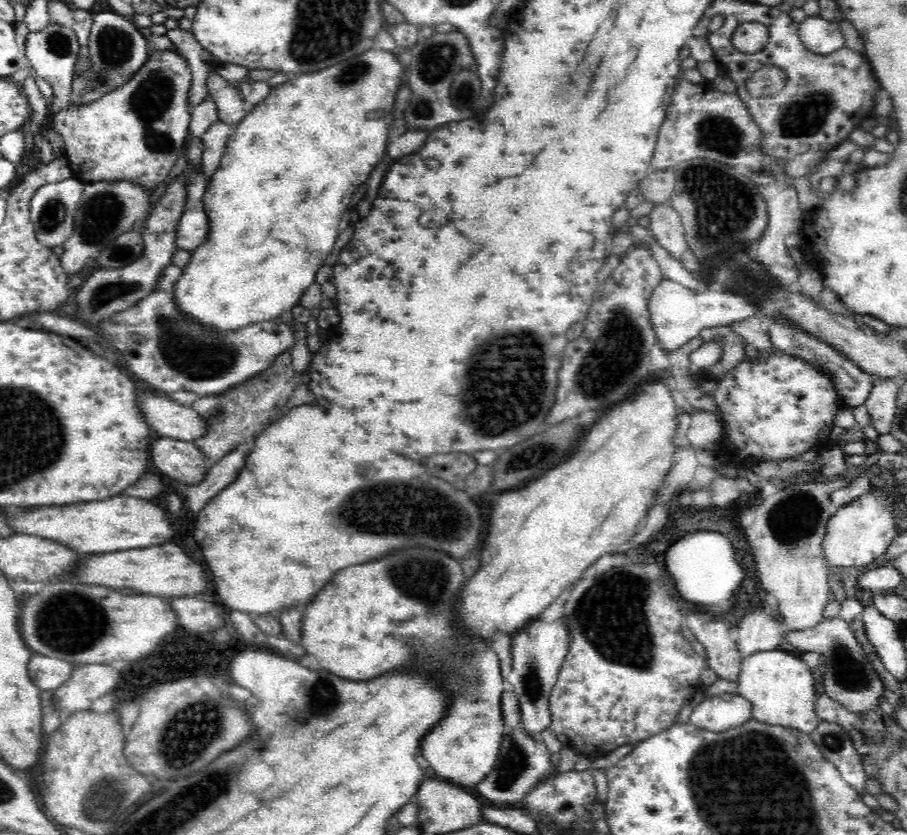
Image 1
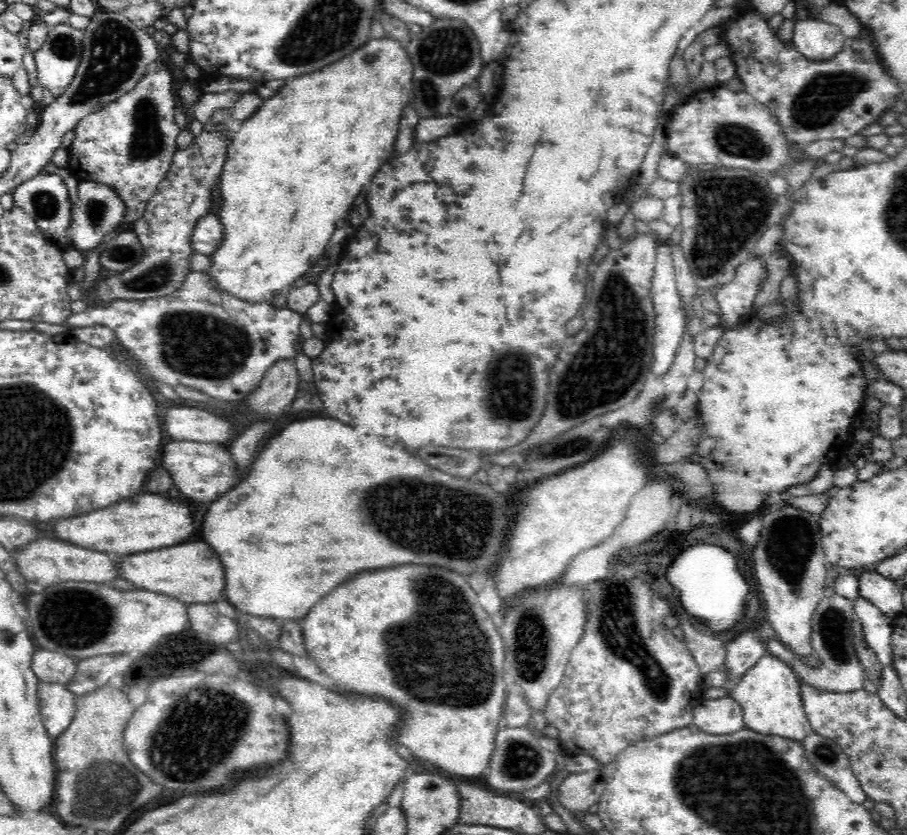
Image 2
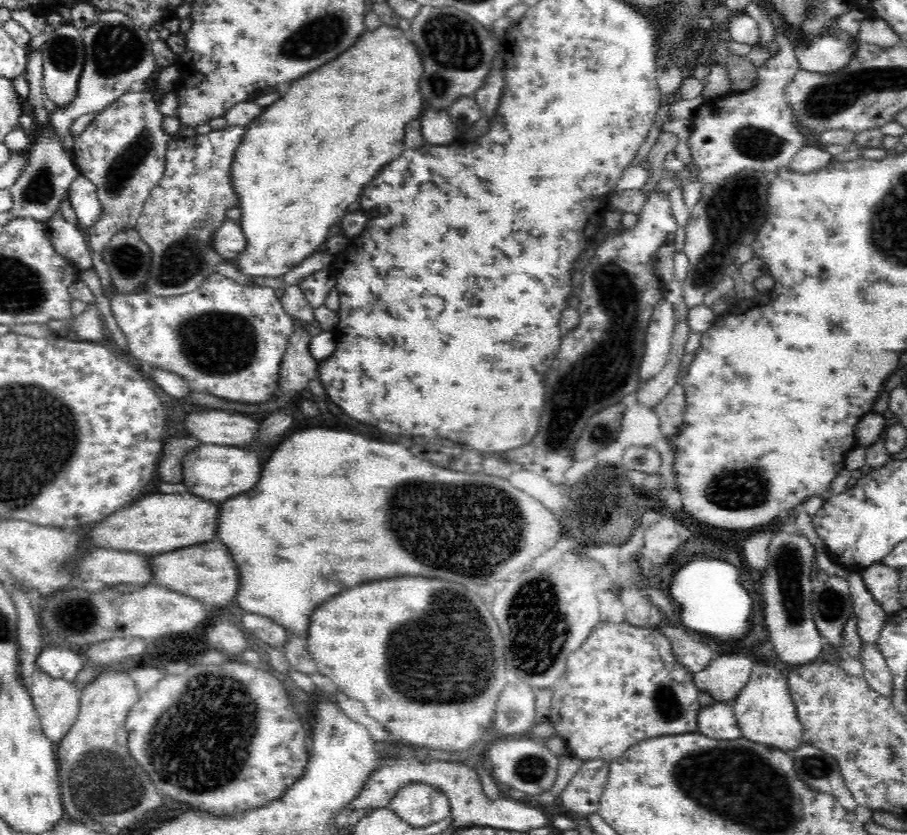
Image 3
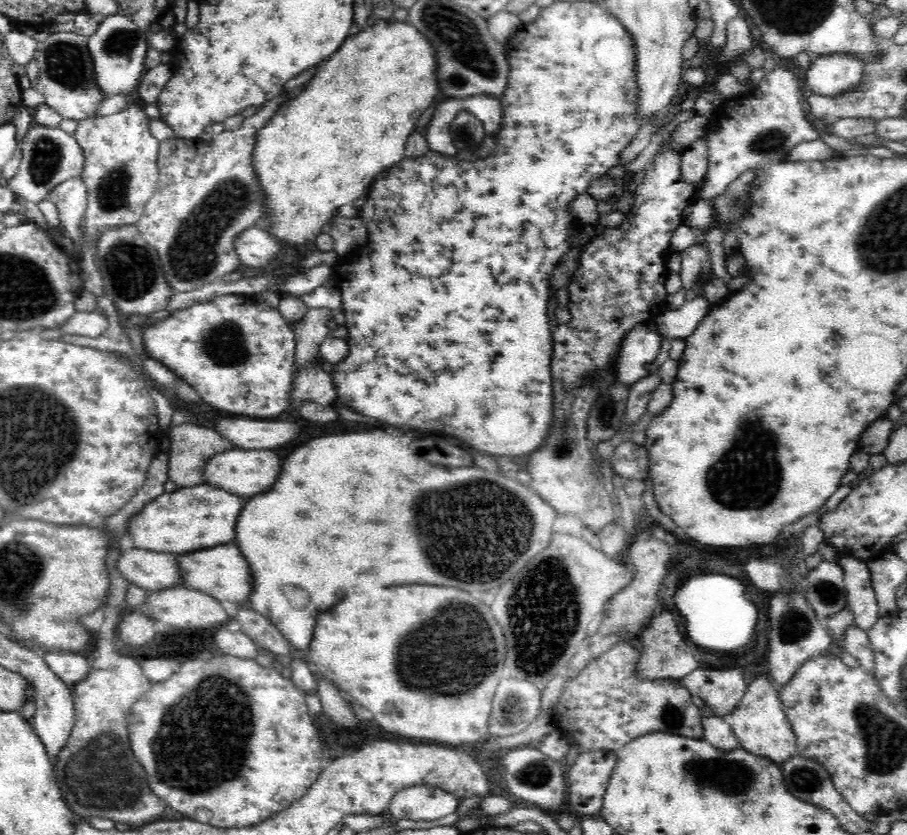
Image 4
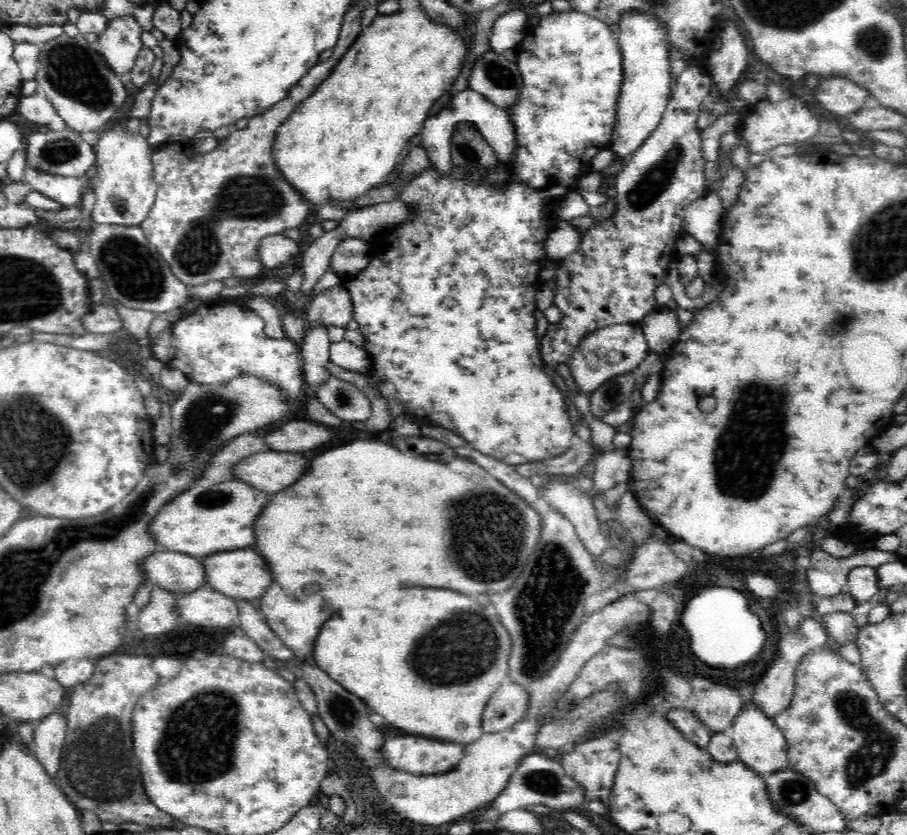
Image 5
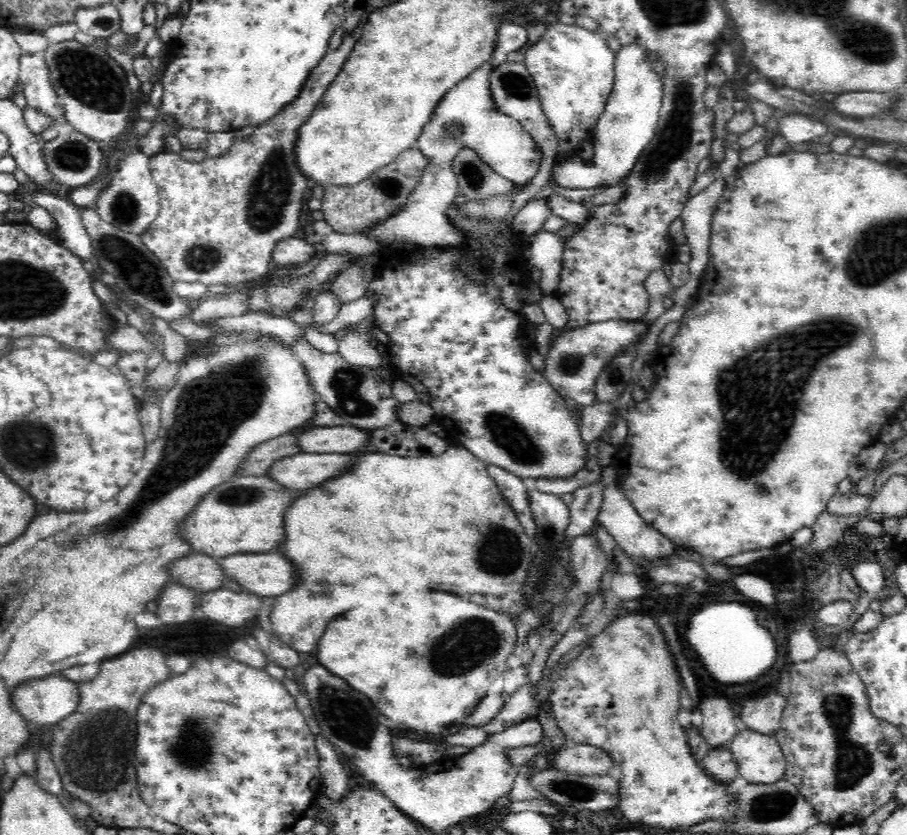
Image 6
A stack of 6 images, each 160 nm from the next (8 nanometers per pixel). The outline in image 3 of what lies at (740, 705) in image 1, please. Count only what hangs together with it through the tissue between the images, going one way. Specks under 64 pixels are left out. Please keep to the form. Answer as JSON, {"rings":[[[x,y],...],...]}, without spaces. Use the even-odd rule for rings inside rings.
{"rings":[[[716,701],[713,705],[703,706],[699,710],[697,723],[699,732],[709,738],[716,740],[736,740],[736,738],[742,737],[731,703]]]}

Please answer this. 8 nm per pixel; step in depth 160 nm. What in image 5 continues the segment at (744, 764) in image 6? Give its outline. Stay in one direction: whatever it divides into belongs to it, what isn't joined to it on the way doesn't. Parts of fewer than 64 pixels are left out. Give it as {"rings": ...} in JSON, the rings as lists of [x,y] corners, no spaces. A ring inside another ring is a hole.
{"rings":[[[746,698],[744,707],[732,721],[729,734],[733,739],[738,760],[765,779],[772,773],[789,768],[787,741],[782,730],[752,698]]]}

